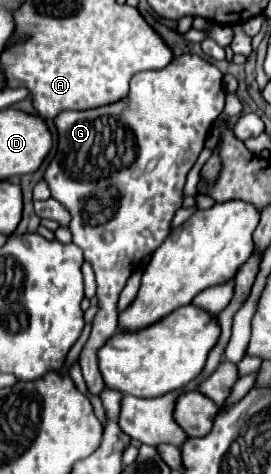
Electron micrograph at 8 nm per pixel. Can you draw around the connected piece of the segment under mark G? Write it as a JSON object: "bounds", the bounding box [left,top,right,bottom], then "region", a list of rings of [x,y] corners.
{"bounds":[42,55,226,397],"region":[[[180,55],[164,69],[136,73],[130,79],[130,91],[124,99],[88,111],[62,111],[54,119],[58,129],[58,149],[42,179],[48,183],[50,195],[72,215],[72,241],[84,251],[84,259],[92,263],[98,281],[96,297],[100,301],[100,309],[94,317],[90,339],[80,353],[80,367],[88,393],[96,397],[104,391],[96,351],[102,341],[110,339],[118,329],[118,295],[132,271],[140,265],[142,257],[154,253],[156,247],[160,247],[160,243],[170,235],[170,221],[176,209],[182,207],[186,175],[204,149],[204,139],[208,137],[214,119],[222,113],[224,99],[226,91],[222,85],[222,73],[198,55]]]}

